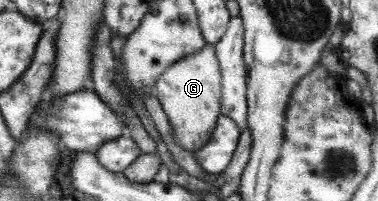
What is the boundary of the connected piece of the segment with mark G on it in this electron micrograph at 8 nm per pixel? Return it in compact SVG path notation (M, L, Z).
M207 45L200 53L175 62L159 76L154 90L163 111L167 113L175 141L197 158L197 150L214 136L219 115L222 114L222 71L213 46Z

